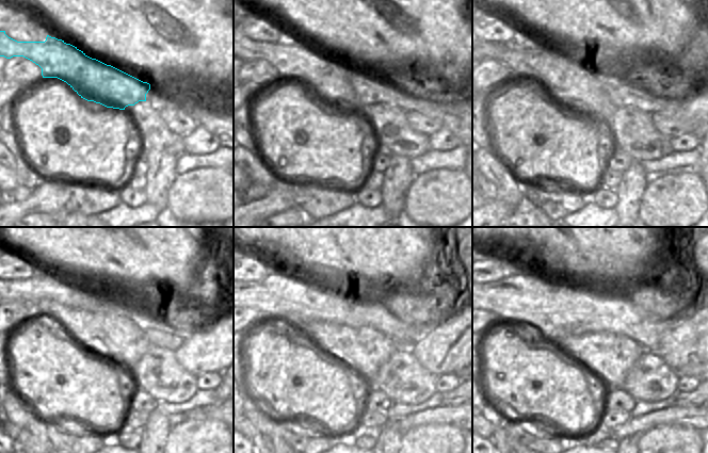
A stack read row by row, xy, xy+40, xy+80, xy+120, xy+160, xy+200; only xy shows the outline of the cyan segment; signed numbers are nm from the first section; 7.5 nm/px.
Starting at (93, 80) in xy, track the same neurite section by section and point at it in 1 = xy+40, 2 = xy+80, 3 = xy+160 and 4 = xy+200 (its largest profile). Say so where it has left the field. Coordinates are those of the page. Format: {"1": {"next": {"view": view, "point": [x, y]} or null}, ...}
{"1": {"next": {"view": "xy+40", "point": [332, 83]}}, "2": {"next": {"view": "xy+80", "point": [593, 97]}}, "3": {"next": {"view": "xy+160", "point": [363, 350]}}, "4": {"next": {"view": "xy+200", "point": [608, 356]}}}

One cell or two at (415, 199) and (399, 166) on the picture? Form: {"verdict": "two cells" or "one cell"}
{"verdict": "two cells"}

